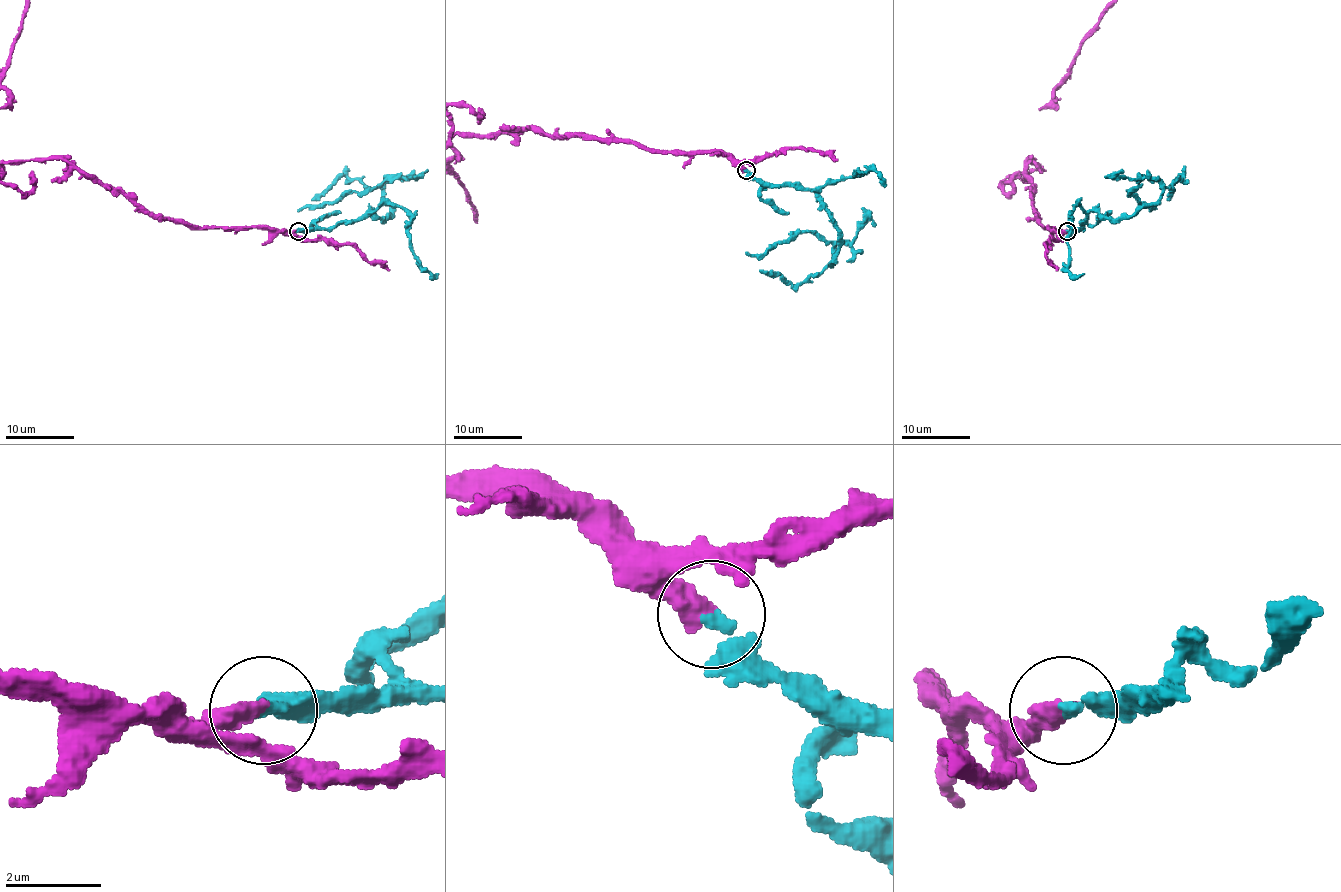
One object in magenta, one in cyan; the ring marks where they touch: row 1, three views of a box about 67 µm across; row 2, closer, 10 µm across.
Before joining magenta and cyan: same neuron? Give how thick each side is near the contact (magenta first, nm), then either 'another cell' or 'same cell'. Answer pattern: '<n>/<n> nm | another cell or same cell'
440/280 nm | same cell

